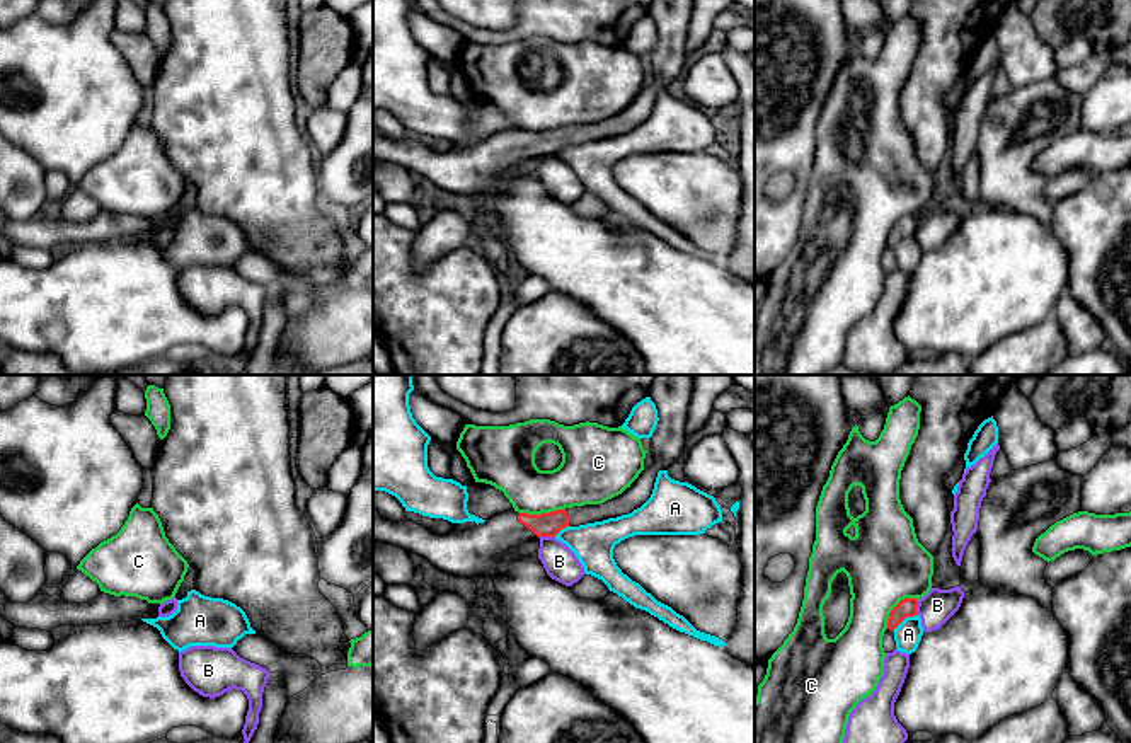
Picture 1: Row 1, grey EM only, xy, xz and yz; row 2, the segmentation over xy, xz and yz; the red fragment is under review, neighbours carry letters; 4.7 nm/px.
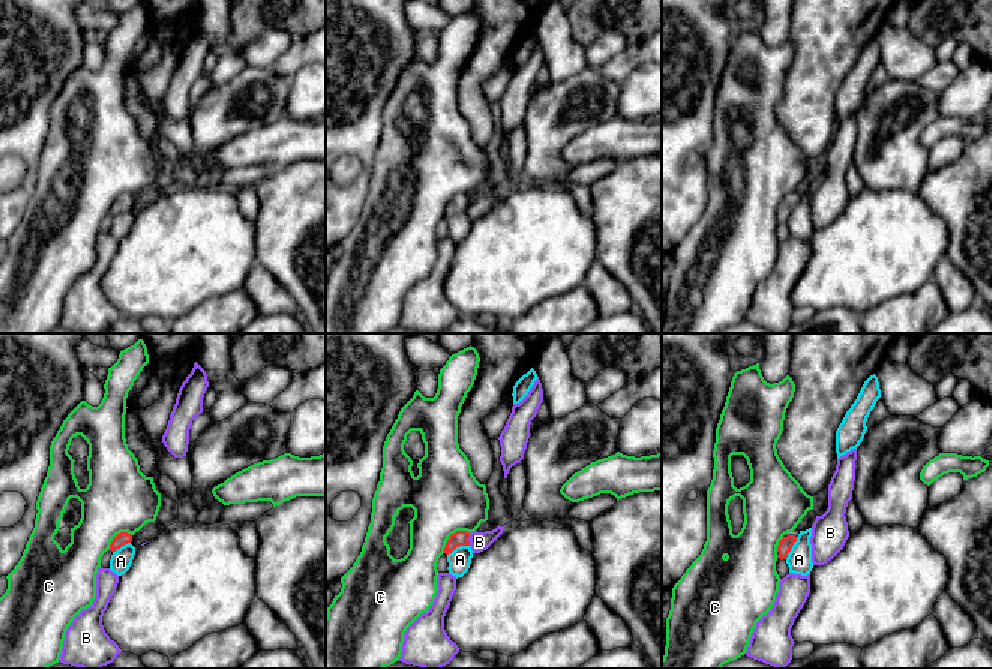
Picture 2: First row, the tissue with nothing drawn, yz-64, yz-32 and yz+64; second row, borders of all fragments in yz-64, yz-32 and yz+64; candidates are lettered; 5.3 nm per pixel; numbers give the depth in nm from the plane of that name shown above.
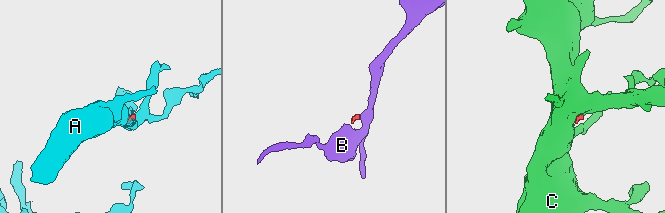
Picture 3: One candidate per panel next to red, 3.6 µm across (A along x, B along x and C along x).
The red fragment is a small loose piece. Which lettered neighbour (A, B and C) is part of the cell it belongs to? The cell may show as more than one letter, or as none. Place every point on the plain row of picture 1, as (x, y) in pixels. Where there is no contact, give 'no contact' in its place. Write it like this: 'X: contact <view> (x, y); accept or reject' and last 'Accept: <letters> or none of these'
A: contact yz (905, 236); reject
B: contact xz (547, 154); reject
C: contact xz (542, 132); reject
Accept: none of these

